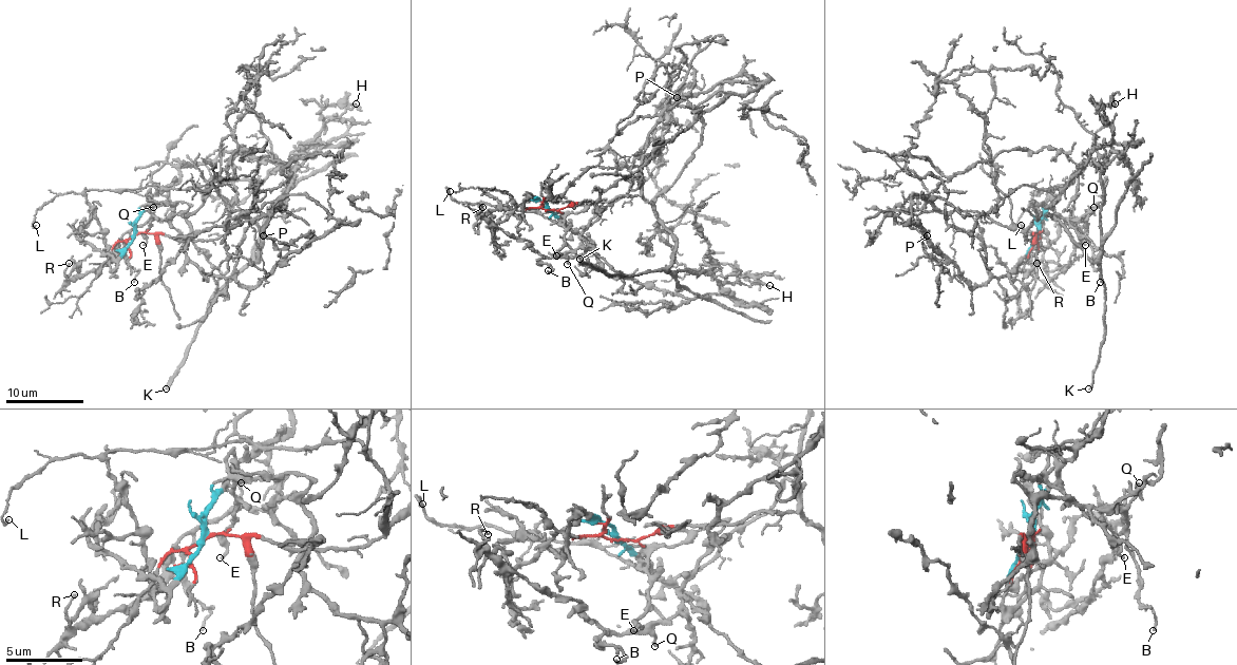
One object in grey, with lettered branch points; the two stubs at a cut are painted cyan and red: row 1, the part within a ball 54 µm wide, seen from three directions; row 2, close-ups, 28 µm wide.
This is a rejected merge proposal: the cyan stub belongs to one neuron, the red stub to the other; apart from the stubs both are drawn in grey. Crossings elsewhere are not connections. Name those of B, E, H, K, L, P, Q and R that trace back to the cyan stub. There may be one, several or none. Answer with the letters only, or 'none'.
B, E, H, P, Q, R

